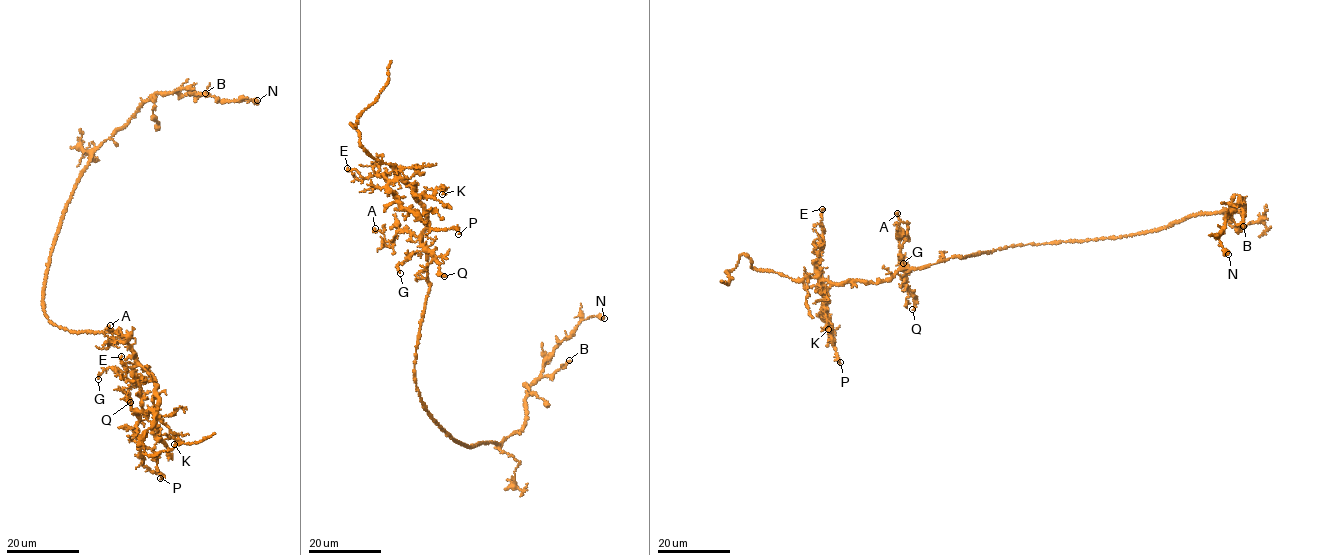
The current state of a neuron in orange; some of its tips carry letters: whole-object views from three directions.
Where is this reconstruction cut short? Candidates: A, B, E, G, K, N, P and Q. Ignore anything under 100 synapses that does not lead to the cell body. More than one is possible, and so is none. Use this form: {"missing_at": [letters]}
{"missing_at": []}

